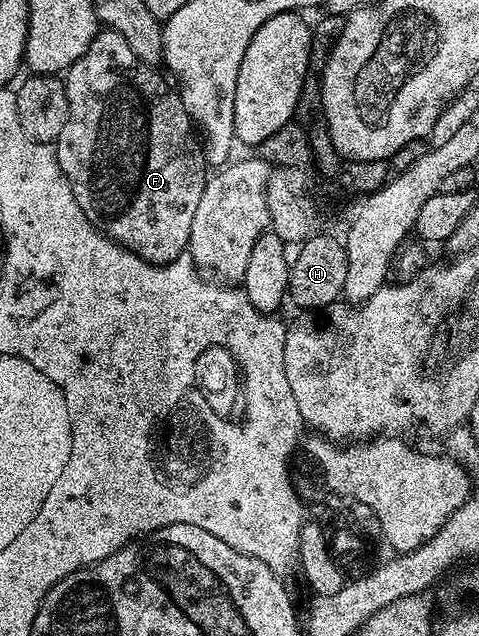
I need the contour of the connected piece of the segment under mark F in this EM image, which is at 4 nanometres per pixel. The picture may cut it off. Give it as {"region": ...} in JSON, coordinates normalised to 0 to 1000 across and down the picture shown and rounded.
{"region":[[[203,49],[180,85],[146,102],[132,121],[142,184],[113,231],[121,261],[129,261],[129,274],[138,274],[138,286],[146,286],[146,299],[154,299],[154,311],[186,349],[296,407],[351,415],[390,392],[397,355],[422,311],[430,259],[426,234],[405,212],[401,187],[380,167],[374,145],[324,112],[271,79],[255,53]]]}

